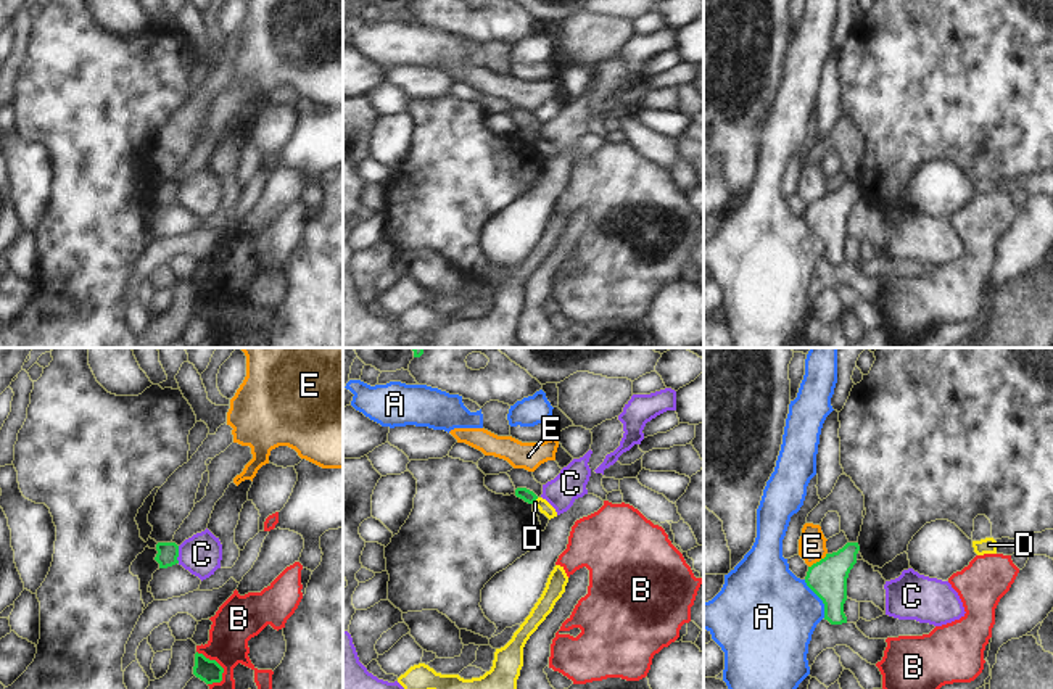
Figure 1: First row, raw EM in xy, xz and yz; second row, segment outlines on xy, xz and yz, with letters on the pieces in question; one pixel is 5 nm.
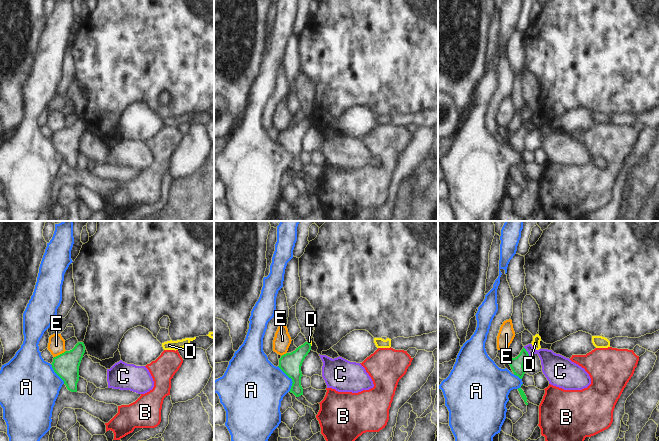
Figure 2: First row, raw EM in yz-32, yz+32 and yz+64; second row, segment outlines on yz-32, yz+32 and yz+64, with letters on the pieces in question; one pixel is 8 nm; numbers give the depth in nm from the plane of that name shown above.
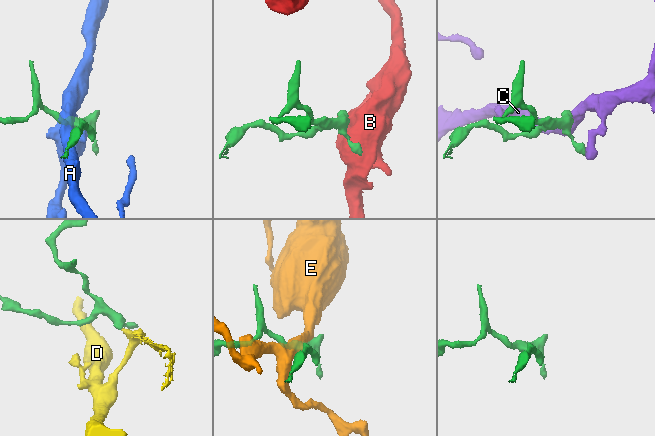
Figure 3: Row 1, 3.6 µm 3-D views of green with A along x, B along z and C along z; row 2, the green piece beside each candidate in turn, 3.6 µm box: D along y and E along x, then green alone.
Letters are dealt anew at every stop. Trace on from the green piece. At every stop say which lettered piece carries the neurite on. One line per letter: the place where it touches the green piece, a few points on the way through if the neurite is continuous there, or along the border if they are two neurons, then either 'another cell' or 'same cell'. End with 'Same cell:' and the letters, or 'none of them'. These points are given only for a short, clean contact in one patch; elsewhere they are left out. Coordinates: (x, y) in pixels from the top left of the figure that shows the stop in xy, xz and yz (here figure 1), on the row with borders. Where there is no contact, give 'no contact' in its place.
A: meets green in yz at (820, 598); another cell
B: meets green in xy at (218, 664); border along xy (197, 651), (213, 659), (222, 668), (222, 680), (219, 683); another cell
C: meets green in xy at (177, 554); border along xy (179, 546), (177, 562); another cell
D: meets green in xz at (535, 499); border along xz (538, 498), (532, 503); another cell
E: meets green in yz at (820, 561); another cell
Same cell: none of them

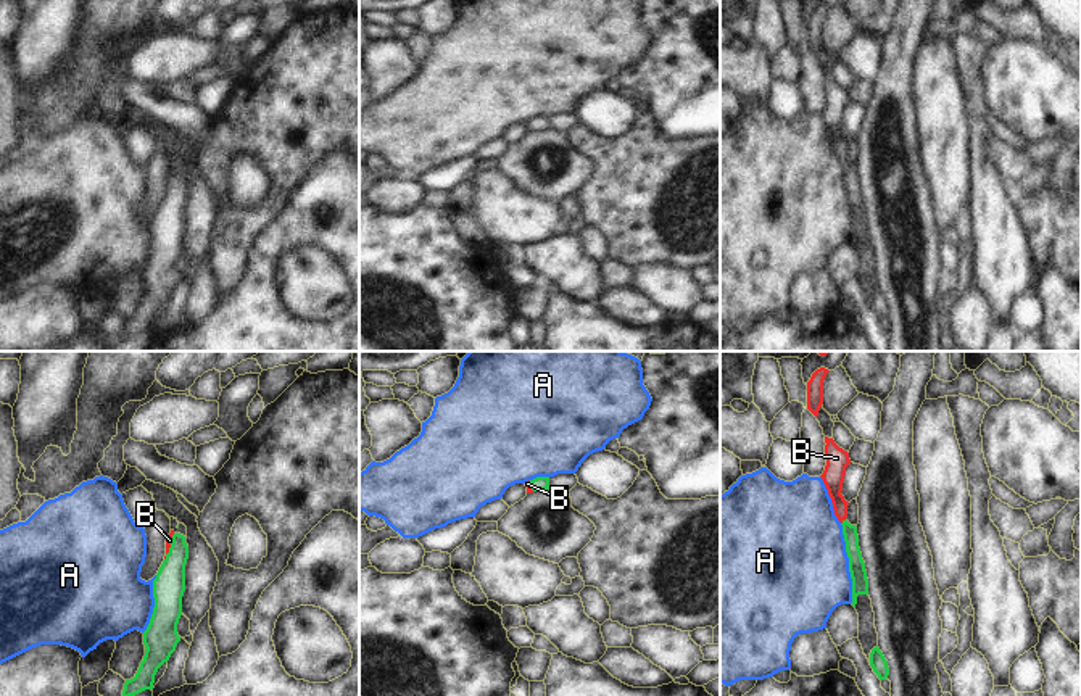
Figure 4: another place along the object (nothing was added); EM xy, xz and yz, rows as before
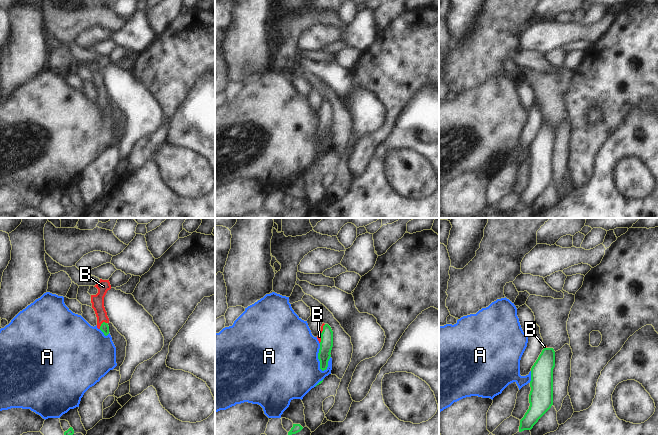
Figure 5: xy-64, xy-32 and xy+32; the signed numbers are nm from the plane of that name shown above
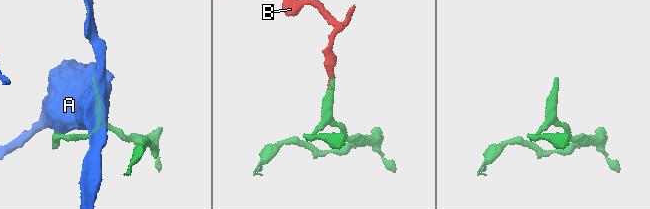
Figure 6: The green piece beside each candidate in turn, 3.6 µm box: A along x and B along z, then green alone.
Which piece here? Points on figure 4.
A: meets green in yz at (849, 563); another cell
B: meets green in xy at (171, 546); runs through xy (168, 587), (171, 579), (171, 546), (169, 540); same cell
Same cell: B

